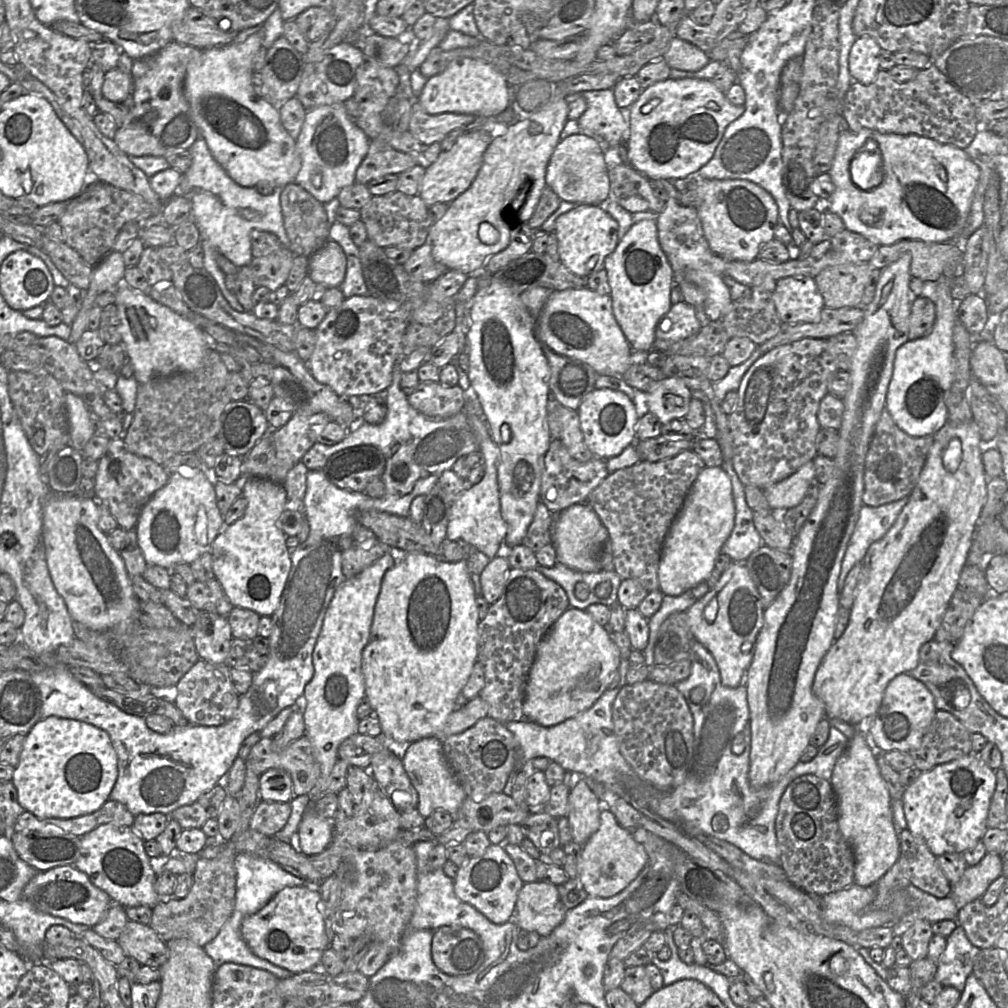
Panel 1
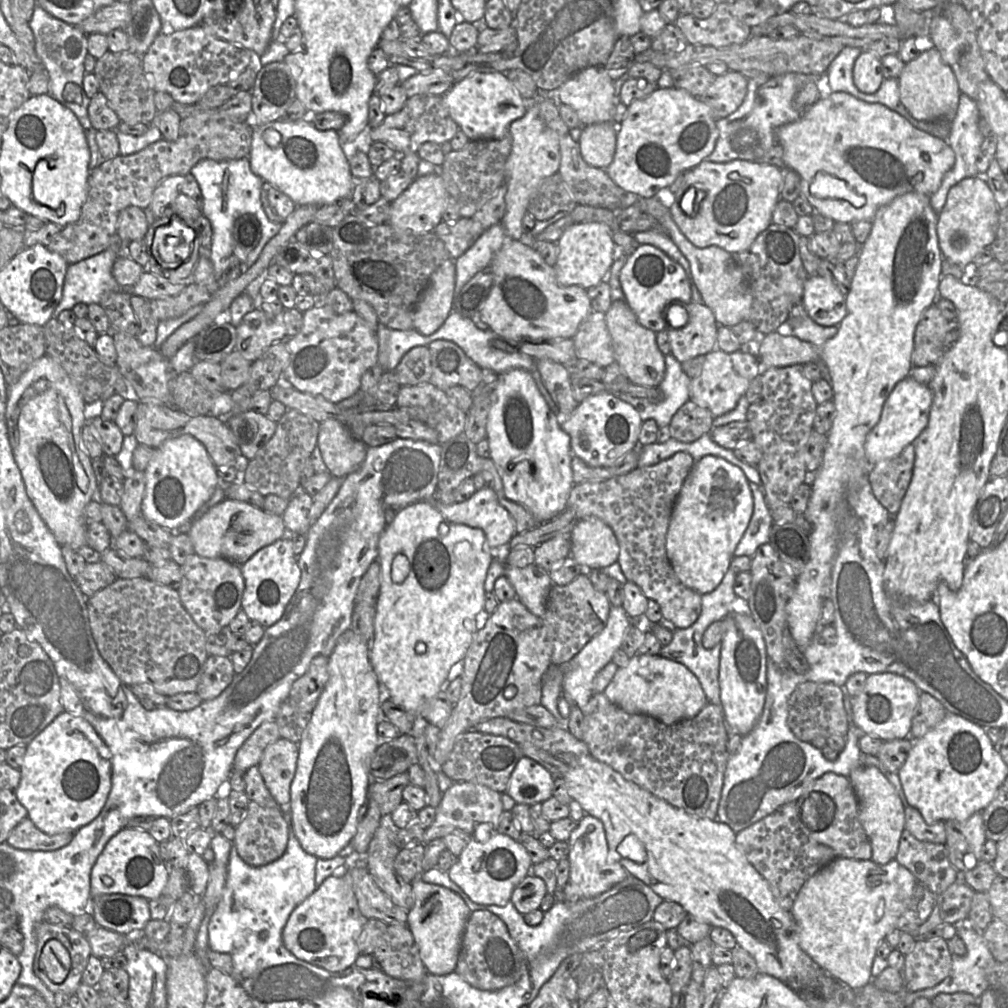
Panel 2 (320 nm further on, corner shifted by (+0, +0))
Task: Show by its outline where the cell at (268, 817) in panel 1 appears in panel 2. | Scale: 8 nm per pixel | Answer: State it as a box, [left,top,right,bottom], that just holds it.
[233,801,288,867]

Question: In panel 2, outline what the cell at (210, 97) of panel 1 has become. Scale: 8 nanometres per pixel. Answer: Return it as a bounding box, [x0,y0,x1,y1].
[248,115,354,206]

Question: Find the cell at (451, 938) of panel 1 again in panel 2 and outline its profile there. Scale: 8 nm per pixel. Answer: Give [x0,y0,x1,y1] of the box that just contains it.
[455,912,522,991]

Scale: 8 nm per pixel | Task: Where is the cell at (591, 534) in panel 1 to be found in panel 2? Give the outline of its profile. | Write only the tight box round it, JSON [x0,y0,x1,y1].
[570,519,619,569]

